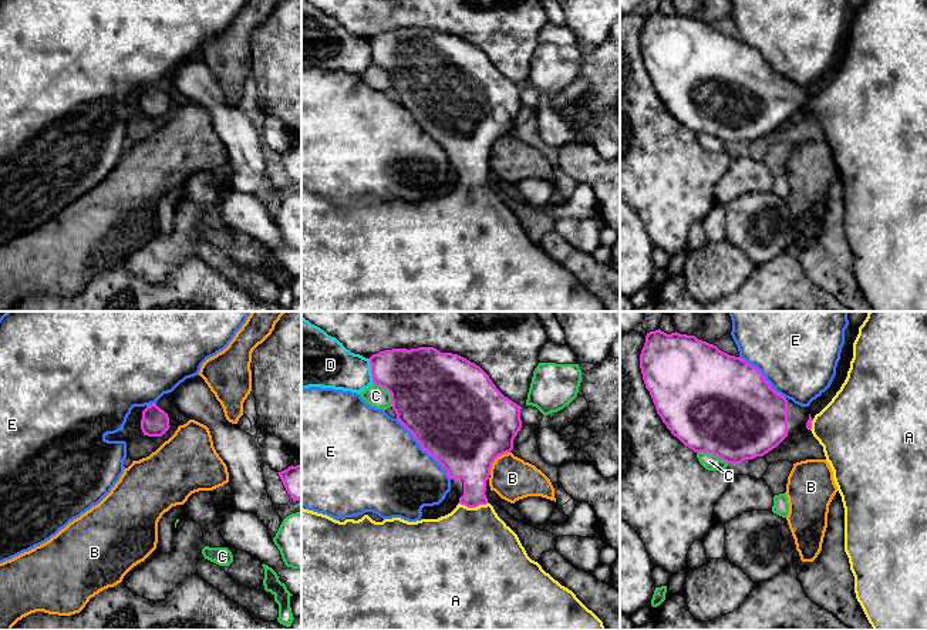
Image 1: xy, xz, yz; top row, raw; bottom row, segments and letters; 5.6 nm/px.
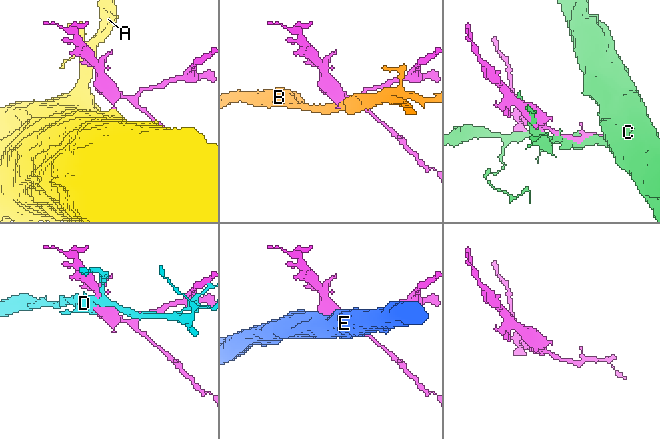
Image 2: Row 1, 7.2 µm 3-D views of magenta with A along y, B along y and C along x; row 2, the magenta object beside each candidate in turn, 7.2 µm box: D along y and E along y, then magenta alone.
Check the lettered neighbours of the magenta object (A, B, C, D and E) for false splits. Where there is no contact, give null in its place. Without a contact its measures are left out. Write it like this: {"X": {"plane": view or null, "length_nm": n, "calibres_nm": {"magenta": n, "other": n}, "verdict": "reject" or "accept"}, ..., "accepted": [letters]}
{"A": {"plane": "xz", "length_nm": 170, "calibres_nm": {"magenta": 220, "other": 500}, "verdict": "accept"}, "B": {"plane": "xz", "length_nm": 180, "calibres_nm": {"magenta": 500, "other": 240}, "verdict": "reject"}, "C": {"plane": "yz", "length_nm": 190, "calibres_nm": {"magenta": 500, "other": 90}, "verdict": "reject"}, "D": {"plane": "xz", "length_nm": 150, "calibres_nm": {"magenta": 320, "other": 280}, "verdict": "reject"}, "E": {"plane": "xz", "length_nm": 460, "calibres_nm": {"magenta": 500, "other": 480}, "verdict": "reject"}, "accepted": ["A"]}

